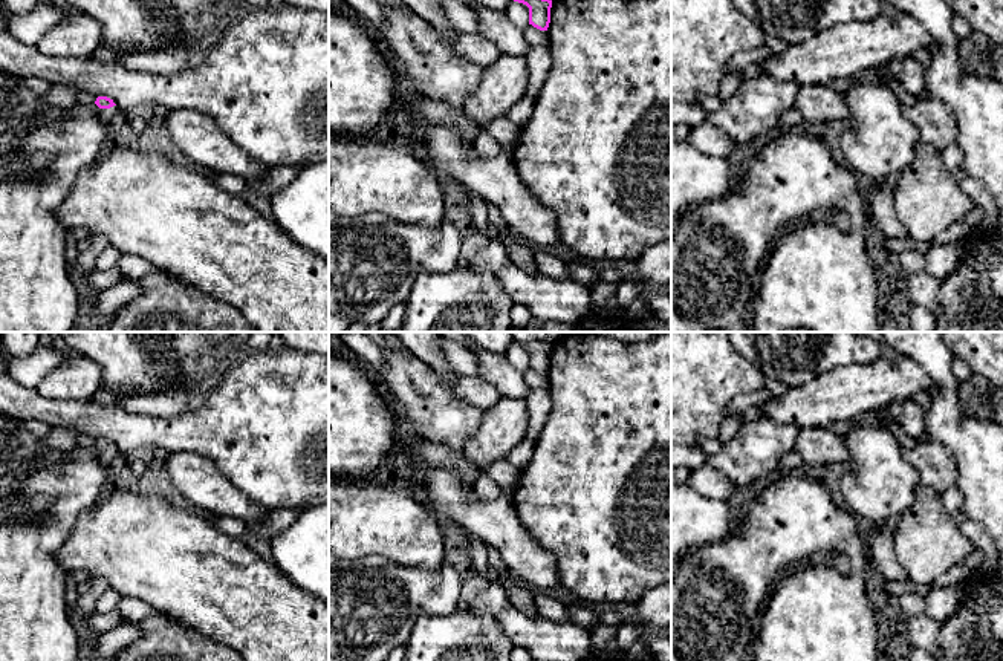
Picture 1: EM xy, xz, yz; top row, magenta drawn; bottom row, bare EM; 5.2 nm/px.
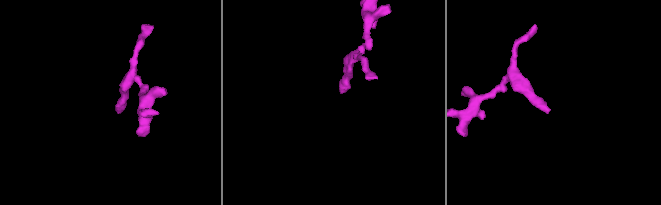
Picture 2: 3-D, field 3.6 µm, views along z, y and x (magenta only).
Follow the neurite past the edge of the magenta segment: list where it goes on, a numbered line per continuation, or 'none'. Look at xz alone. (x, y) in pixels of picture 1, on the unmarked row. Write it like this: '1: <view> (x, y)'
none

